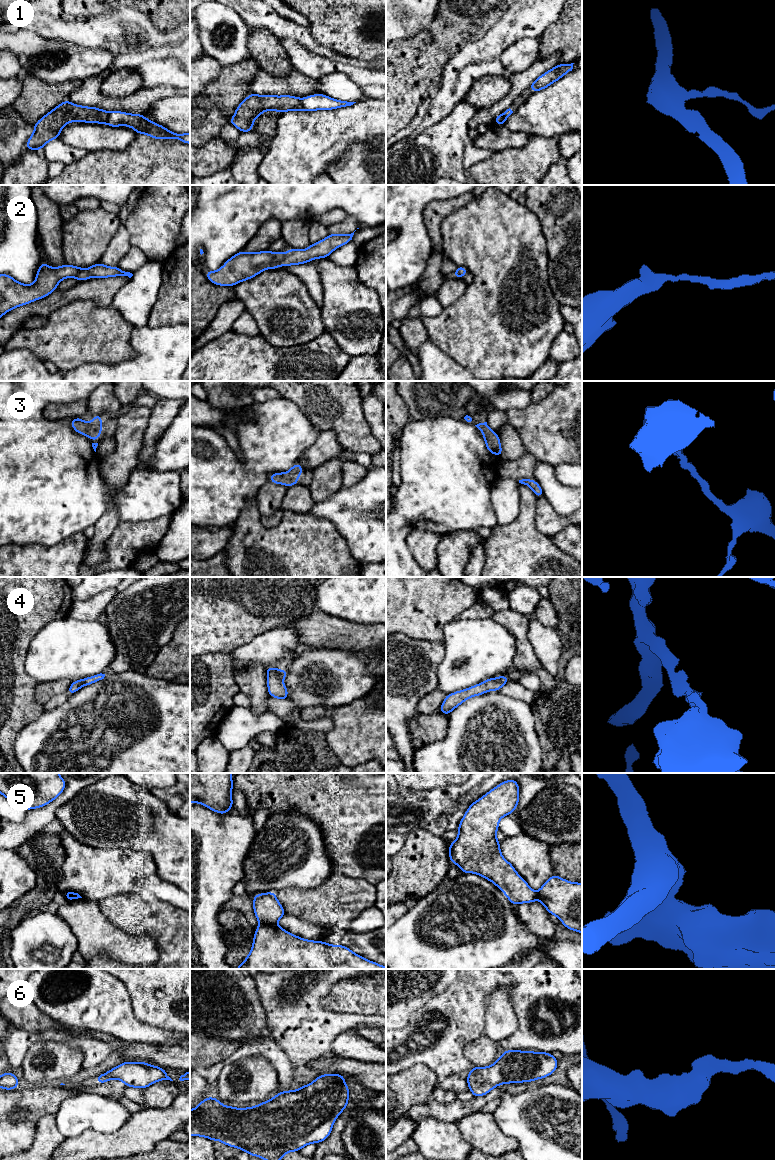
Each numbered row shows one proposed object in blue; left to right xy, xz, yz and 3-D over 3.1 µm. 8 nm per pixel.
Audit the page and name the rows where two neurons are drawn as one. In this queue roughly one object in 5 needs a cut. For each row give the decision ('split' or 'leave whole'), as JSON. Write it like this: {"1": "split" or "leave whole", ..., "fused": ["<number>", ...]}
{"1": "split", "2": "leave whole", "3": "leave whole", "4": "leave whole", "5": "split", "6": "leave whole", "fused": ["1", "5"]}

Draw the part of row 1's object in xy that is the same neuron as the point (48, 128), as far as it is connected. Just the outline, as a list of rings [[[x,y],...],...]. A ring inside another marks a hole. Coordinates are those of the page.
[[[68,99],[44,115],[34,125],[34,132],[26,143],[26,150],[39,150],[51,140],[58,139],[62,128],[74,121],[86,123],[107,122],[109,112],[72,104]]]

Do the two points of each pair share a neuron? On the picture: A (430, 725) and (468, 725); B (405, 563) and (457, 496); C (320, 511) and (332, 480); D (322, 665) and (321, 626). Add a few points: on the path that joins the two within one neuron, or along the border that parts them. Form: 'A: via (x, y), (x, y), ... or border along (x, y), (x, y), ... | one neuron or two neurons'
A: border along (448, 715), (446, 734), (442, 738), (430, 742) | two neurons
B: via (398, 538), (398, 523), (419, 502), (432, 496) | one neuron
C: border along (343, 486), (326, 499), (315, 502) | two neurons
D: border along (299, 640), (307, 645), (345, 648) | two neurons

